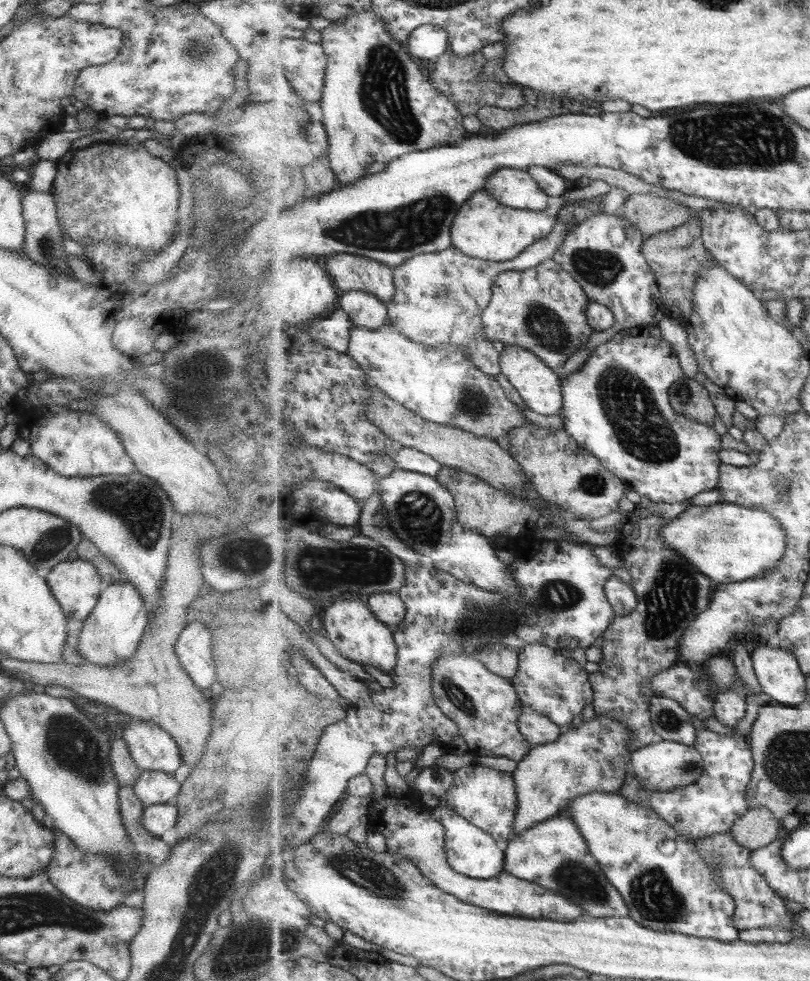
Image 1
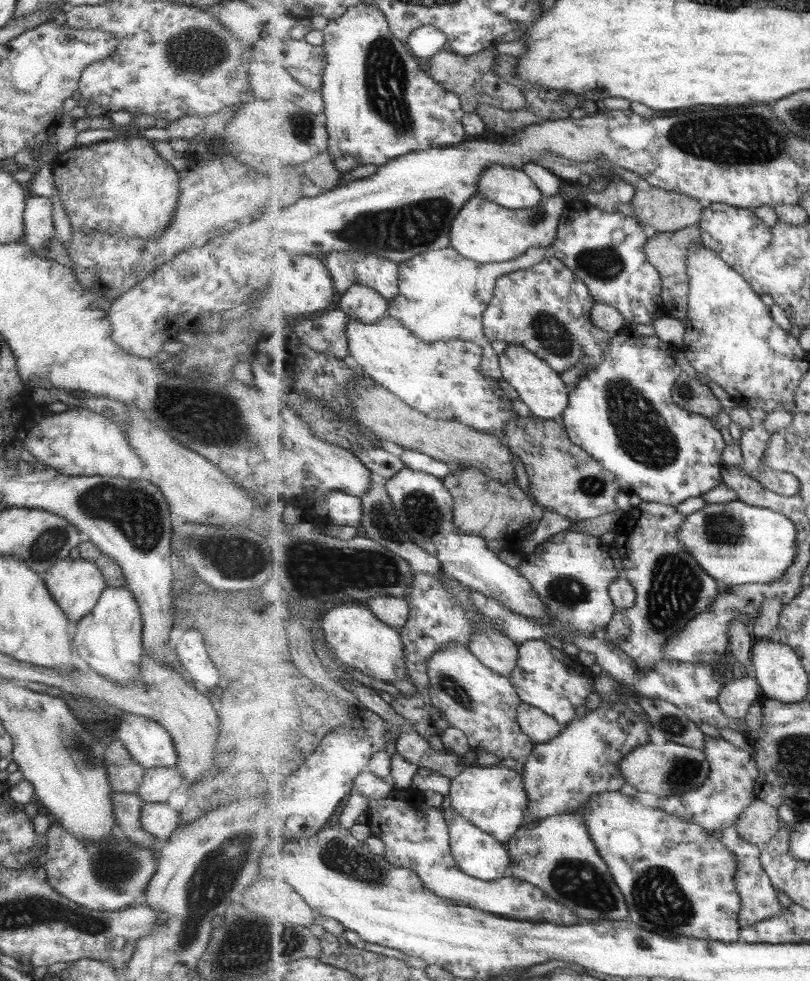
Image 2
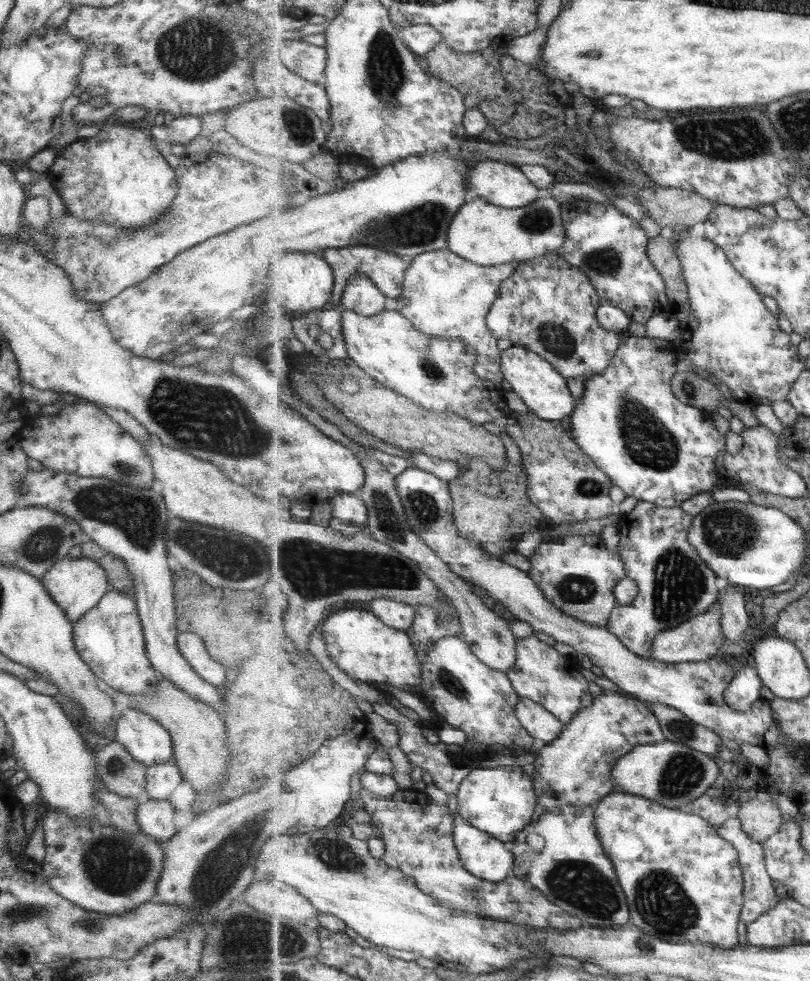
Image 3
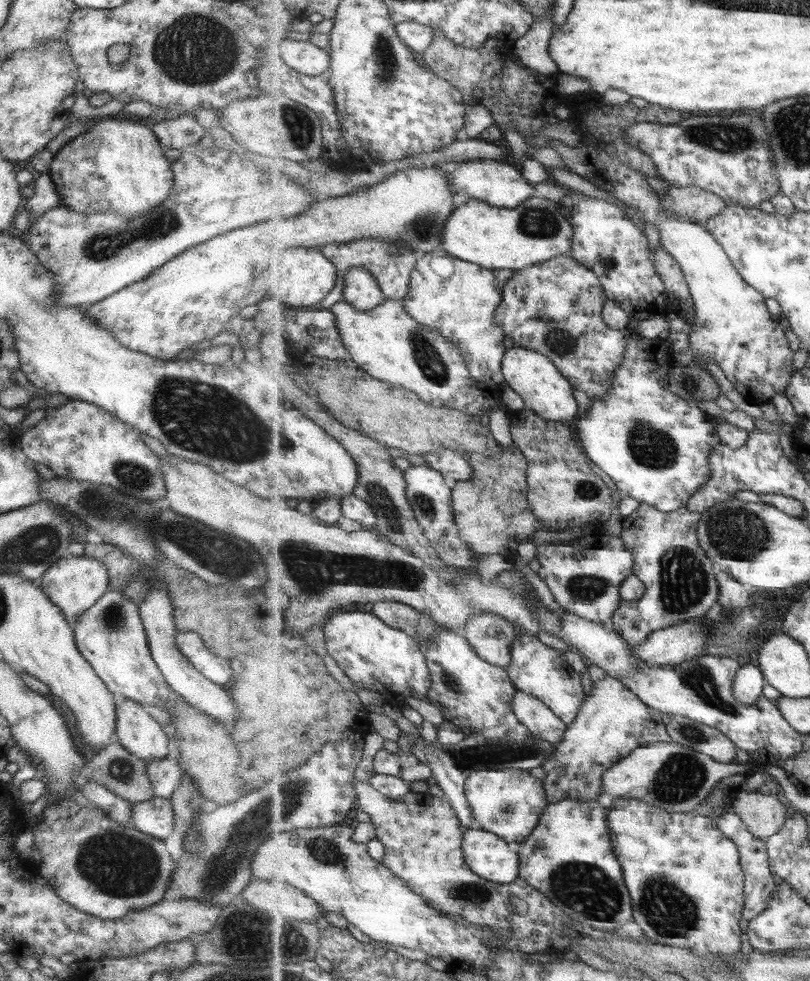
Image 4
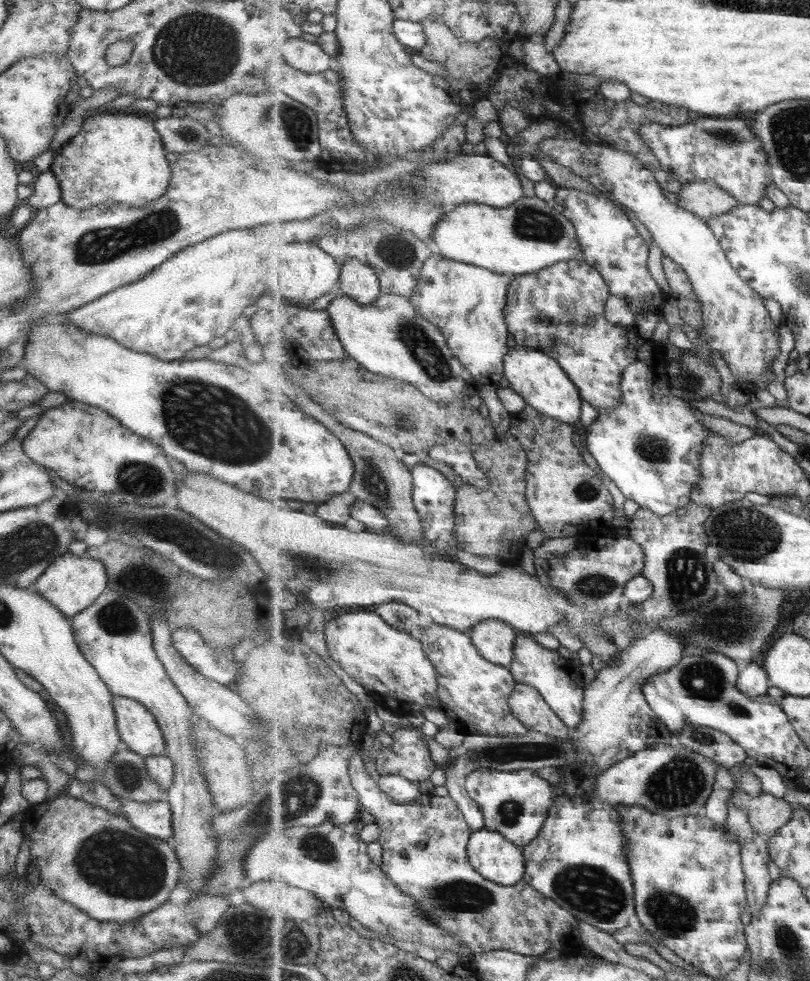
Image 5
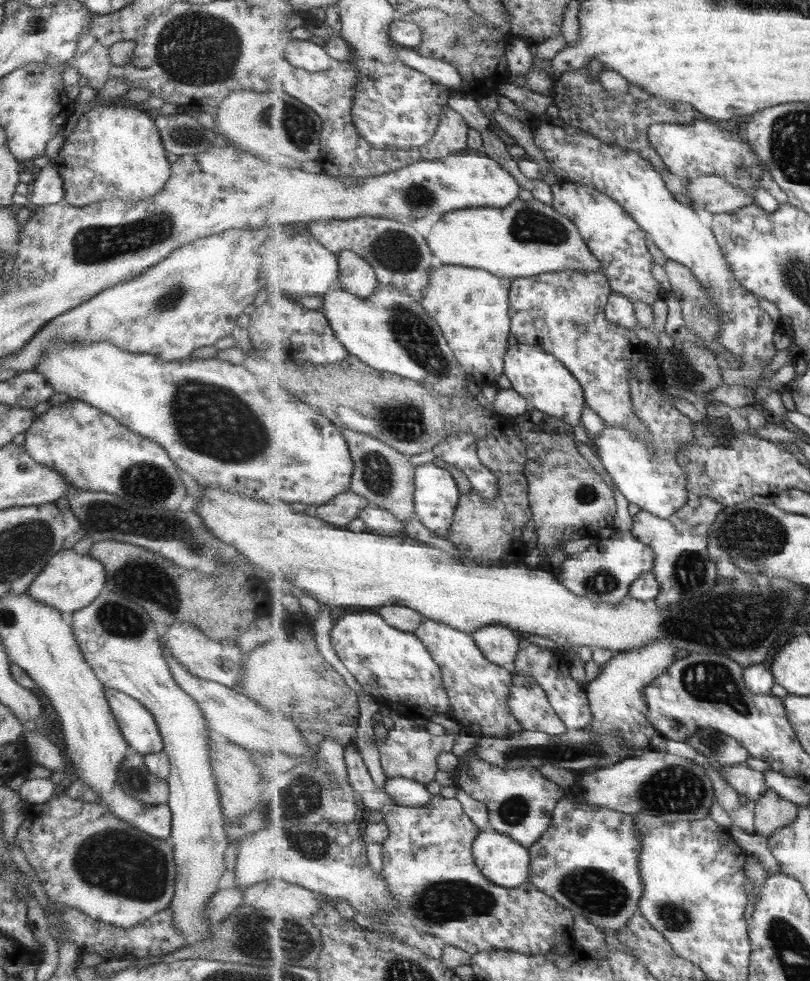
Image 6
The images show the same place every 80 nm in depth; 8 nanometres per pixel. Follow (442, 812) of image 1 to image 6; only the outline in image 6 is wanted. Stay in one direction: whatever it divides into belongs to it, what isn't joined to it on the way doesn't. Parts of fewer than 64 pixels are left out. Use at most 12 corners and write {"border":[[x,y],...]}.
{"border":[[494,829],[473,854],[481,872],[507,888],[529,881],[527,846]]}

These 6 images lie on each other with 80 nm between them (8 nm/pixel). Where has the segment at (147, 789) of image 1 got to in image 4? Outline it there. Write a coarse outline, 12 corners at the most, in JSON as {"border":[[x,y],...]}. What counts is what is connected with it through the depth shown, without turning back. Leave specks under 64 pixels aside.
{"border":[[175,758],[146,763],[153,798],[168,800],[183,770]]}

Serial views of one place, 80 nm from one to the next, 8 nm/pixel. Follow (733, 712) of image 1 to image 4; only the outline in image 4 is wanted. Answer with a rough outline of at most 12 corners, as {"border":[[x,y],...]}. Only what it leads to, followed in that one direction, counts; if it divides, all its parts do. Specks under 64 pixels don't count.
{"border":[[754,660],[743,663],[734,698],[747,706],[762,696],[768,680]]}

